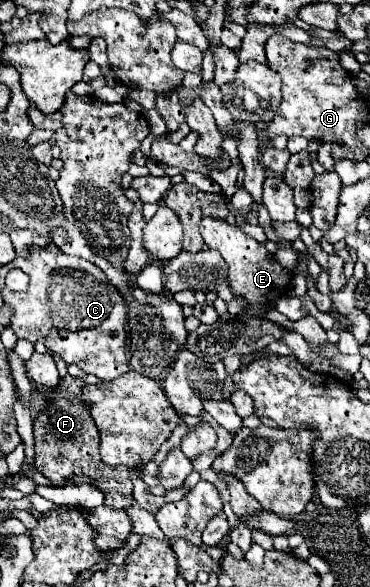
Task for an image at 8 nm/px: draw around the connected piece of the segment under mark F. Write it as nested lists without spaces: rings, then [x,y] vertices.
[[[66,373],[60,383],[52,387],[52,391],[46,391],[50,401],[34,419],[34,465],[52,485],[68,485],[74,477],[86,475],[92,479],[92,487],[104,493],[104,505],[114,509],[128,509],[134,503],[134,481],[130,477],[132,469],[124,465],[108,467],[102,463],[98,451],[100,435],[96,431],[96,423],[92,423],[92,415],[88,415],[88,409],[84,409],[80,399],[80,385],[84,385],[84,379]]]

